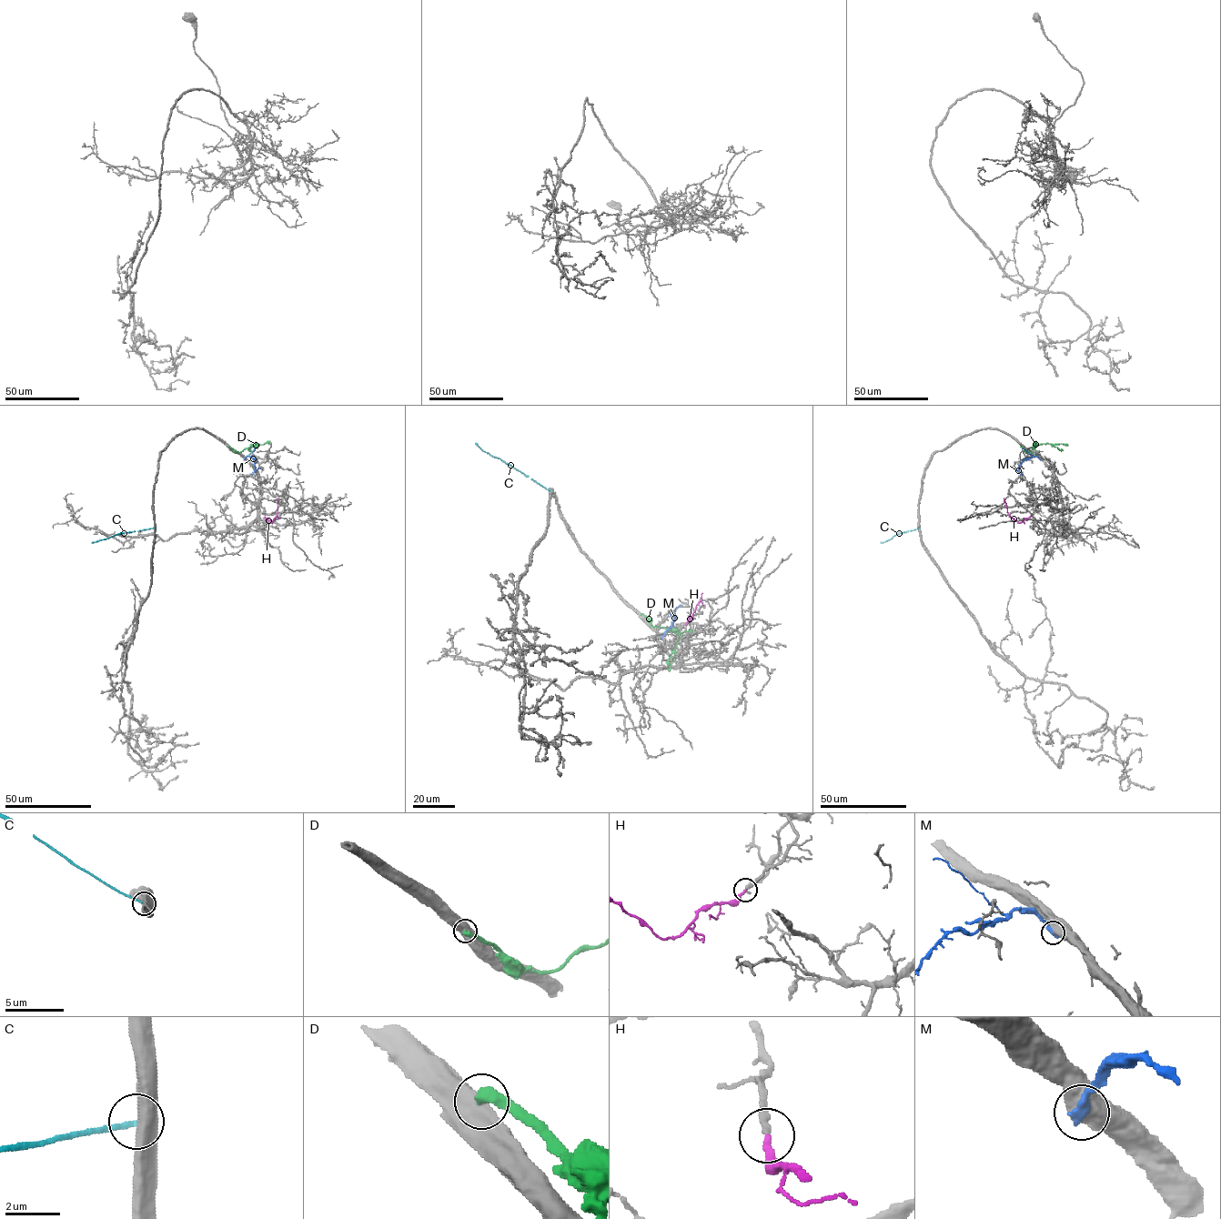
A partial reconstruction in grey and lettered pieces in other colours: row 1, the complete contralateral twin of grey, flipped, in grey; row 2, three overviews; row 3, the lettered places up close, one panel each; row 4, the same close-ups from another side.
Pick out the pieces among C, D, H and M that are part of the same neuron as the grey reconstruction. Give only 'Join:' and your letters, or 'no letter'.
Join: H

